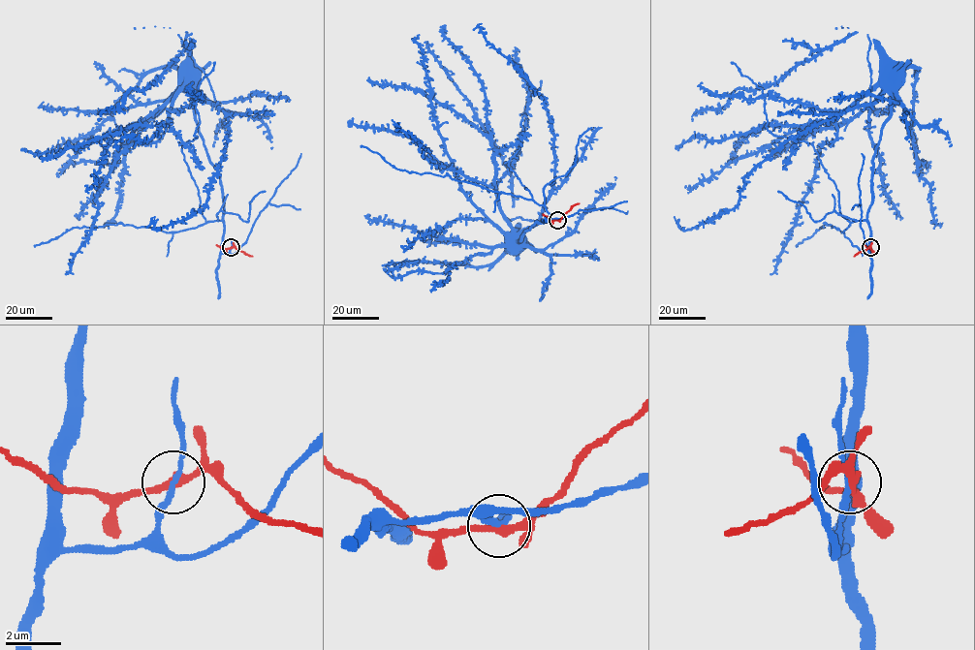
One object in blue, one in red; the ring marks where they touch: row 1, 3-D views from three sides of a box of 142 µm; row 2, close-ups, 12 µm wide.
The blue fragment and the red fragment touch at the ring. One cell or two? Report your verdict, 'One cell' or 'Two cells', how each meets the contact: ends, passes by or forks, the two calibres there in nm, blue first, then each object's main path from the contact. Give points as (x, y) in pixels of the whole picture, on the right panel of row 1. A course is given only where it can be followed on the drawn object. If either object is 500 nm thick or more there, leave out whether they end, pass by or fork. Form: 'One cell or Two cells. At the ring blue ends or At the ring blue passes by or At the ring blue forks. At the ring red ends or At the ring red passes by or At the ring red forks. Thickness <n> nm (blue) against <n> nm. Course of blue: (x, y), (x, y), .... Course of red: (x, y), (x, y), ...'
Two cells. At the ring blue passes by. At the ring red passes by. Thickness 180 nm (blue) against 300 nm. Course of blue: (870, 248), (872, 160), (891, 112), (891, 97), (883, 86), (887, 74). Course of red: (870, 248), (854, 256)

